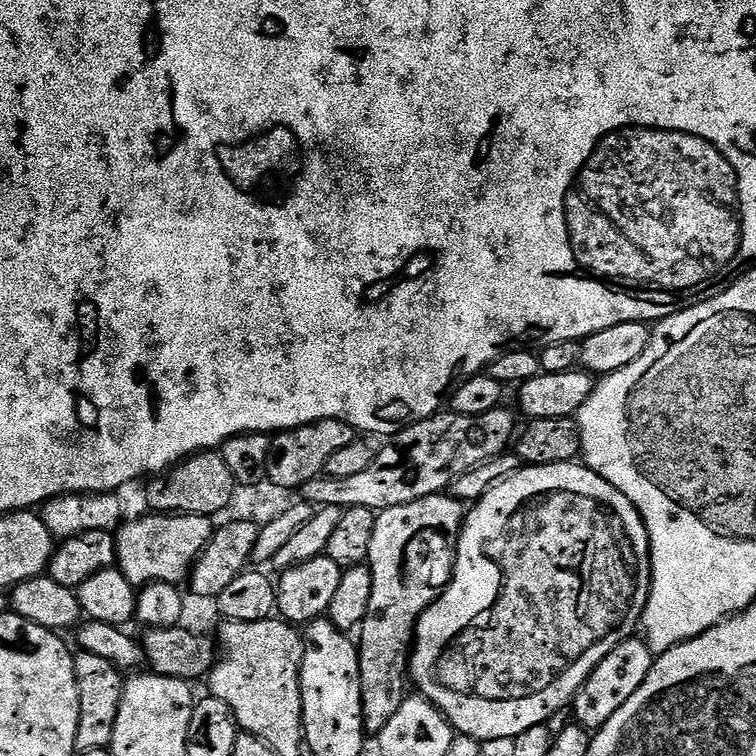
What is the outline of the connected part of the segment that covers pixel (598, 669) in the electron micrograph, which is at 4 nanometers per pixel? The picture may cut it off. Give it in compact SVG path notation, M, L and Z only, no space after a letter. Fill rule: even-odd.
M644 638L623 640L617 648L610 650L610 654L606 654L606 658L602 658L602 662L594 666L590 678L586 678L570 705L571 711L576 711L575 723L595 730L610 722L612 715L622 706L626 706L627 700L634 695L634 690L638 690L638 686L646 682L646 674L650 674L653 659L654 653Z

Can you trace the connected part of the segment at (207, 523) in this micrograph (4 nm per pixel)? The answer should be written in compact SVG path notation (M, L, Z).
M147 514L141 520L121 523L116 538L116 563L120 573L139 590L148 584L166 582L183 585L191 577L196 559L212 540L214 520L211 516L183 514Z

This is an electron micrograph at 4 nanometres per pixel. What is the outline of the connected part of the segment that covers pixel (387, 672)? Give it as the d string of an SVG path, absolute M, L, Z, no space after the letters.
M441 494L427 496L418 502L406 502L406 506L390 506L376 517L367 556L367 563L372 569L370 606L358 629L365 733L379 734L386 730L390 718L398 714L406 699L404 687L409 687L410 684L410 653L416 623L420 621L420 615L447 590L452 580L452 568L456 564L456 543L460 541L460 532L464 529L465 515L465 501L457 500L451 494Z

